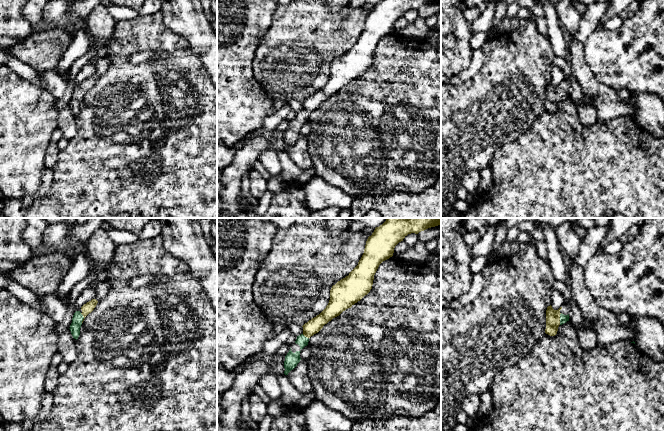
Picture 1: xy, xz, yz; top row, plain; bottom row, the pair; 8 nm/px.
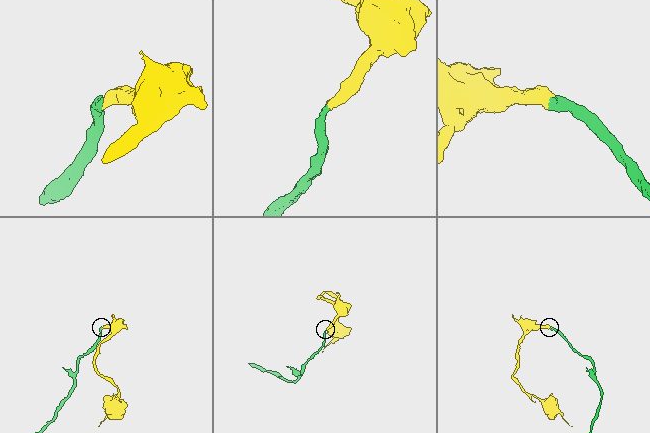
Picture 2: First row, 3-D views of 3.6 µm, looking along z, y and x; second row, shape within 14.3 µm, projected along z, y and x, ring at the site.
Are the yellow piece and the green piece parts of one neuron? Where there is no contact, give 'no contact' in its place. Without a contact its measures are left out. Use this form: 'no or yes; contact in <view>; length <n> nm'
yes; contact in yz; length 100 nm

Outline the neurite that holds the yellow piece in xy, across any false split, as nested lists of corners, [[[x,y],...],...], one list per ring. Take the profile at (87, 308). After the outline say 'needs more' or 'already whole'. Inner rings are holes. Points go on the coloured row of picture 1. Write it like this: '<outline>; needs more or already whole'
[[[92,299],[81,307],[81,312],[76,311],[74,313],[72,323],[69,328],[74,339],[78,339],[80,335],[80,328],[85,317],[94,310],[97,303],[98,301],[96,299]]]; needs more

